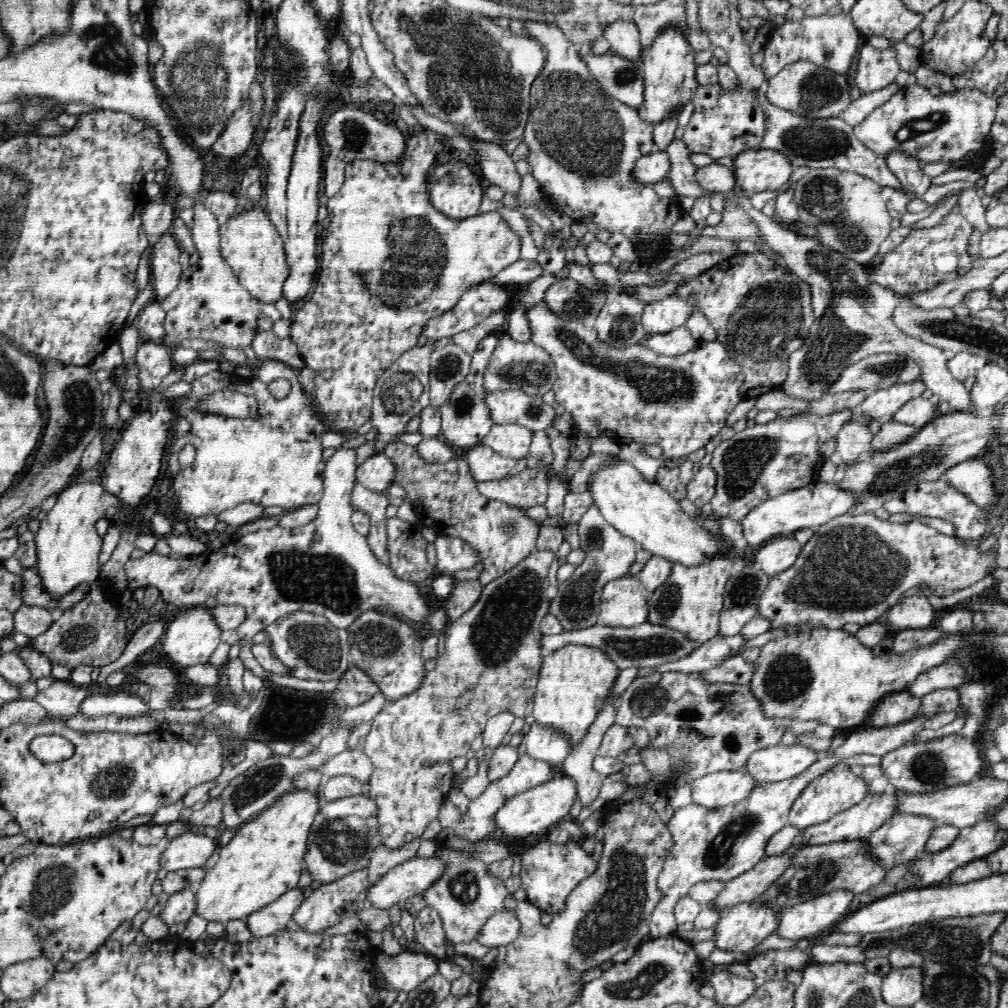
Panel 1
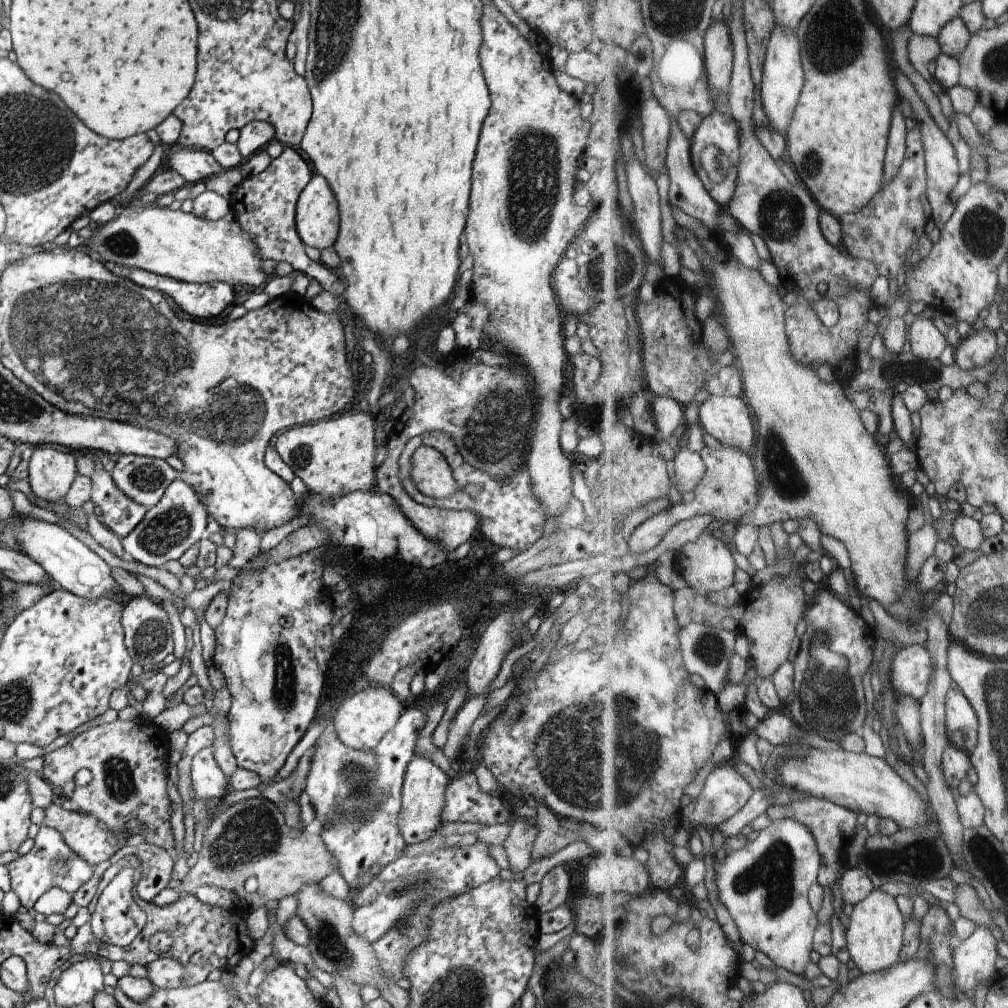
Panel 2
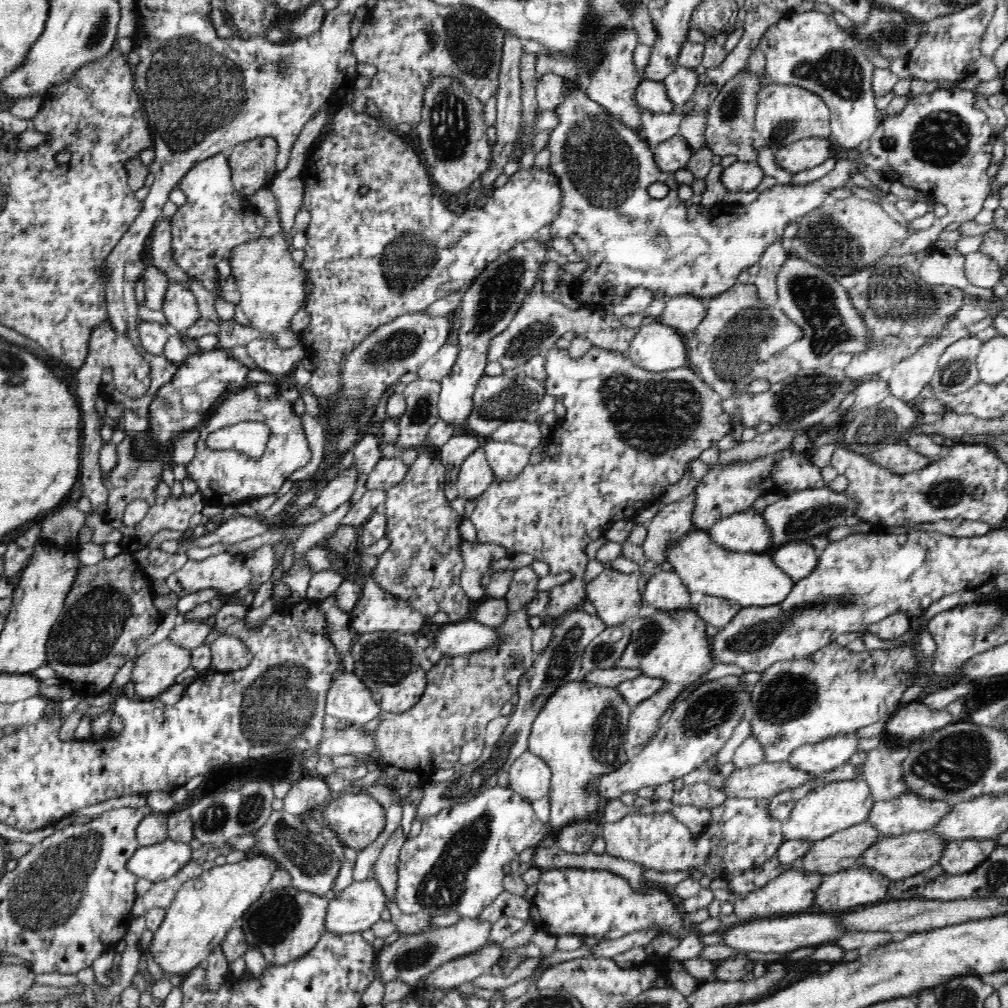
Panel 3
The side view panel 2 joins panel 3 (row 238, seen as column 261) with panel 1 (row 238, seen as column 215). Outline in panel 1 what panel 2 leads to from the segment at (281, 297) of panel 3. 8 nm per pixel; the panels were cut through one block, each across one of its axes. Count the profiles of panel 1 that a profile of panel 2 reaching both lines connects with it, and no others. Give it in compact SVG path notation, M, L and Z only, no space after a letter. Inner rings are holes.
M245 210L238 216L230 217L224 224L219 225L220 235L220 255L232 267L232 272L238 277L239 283L247 292L252 294L254 300L260 300L262 303L275 304L281 297L284 298L282 287L284 281L290 272L285 257L285 248L280 233L276 230L274 224L270 220L268 213L262 210Z

